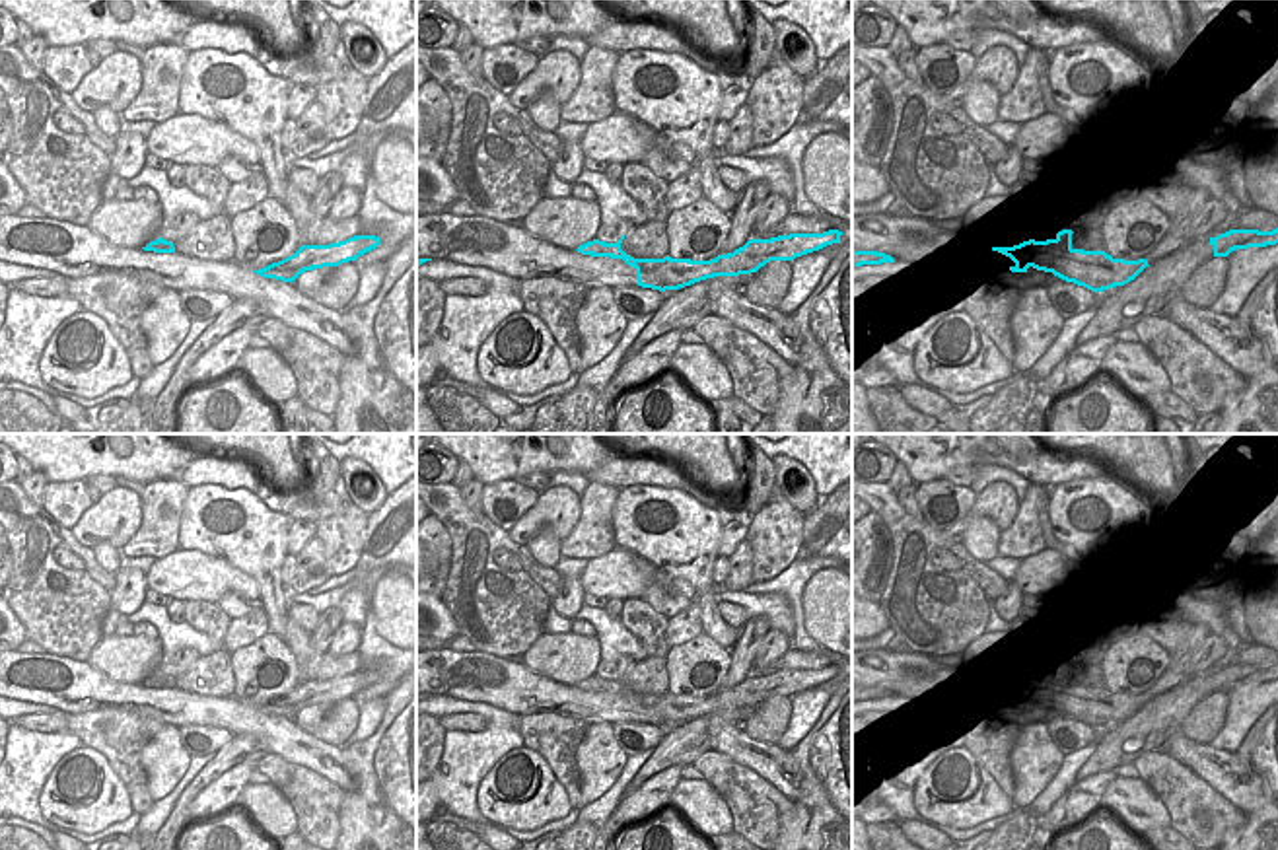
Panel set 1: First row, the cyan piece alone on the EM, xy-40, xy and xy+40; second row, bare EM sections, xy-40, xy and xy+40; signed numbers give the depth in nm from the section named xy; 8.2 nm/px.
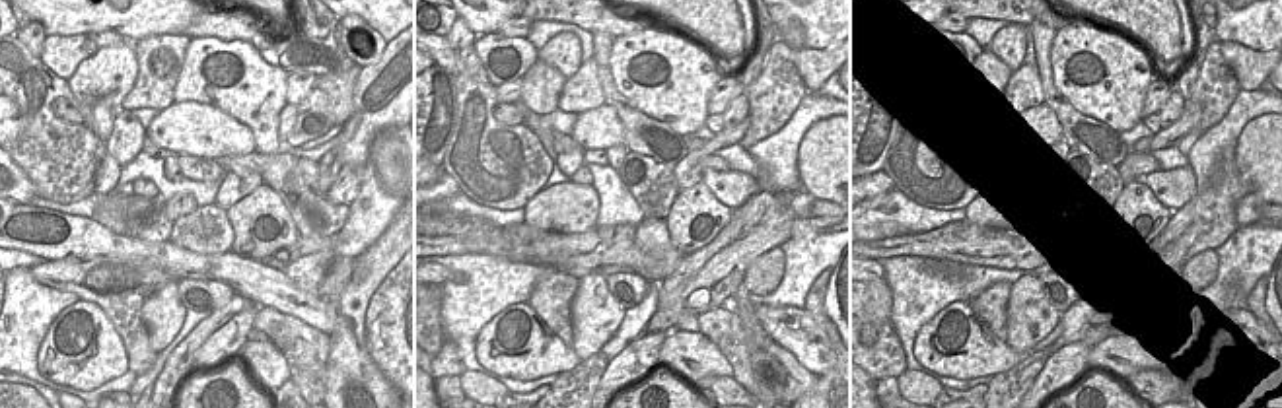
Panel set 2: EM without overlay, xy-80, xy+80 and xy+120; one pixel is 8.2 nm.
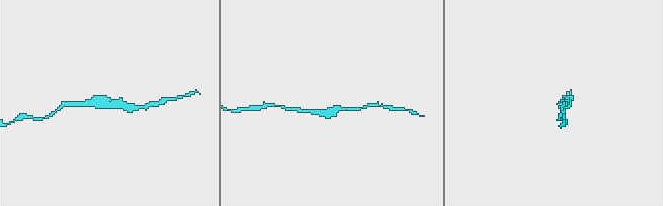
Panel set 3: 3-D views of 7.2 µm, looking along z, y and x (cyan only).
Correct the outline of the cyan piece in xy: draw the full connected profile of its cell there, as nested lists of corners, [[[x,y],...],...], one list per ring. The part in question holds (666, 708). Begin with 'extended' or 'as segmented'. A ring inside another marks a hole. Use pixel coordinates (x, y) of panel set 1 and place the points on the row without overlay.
as segmented; [[[842,667],[790,669],[770,675],[749,675],[743,683],[710,696],[691,694],[634,694],[621,685],[624,671],[617,679],[599,675],[580,681],[576,687],[591,692],[622,694],[636,704],[638,722],[652,726],[679,726],[714,712],[739,712],[757,708],[770,696],[794,696],[796,692],[840,679]]]

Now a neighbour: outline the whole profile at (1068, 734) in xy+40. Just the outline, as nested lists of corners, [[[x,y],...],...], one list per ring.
[[[1074,718],[1047,722],[1048,735],[1062,755],[1070,755],[1099,739],[1099,729]]]

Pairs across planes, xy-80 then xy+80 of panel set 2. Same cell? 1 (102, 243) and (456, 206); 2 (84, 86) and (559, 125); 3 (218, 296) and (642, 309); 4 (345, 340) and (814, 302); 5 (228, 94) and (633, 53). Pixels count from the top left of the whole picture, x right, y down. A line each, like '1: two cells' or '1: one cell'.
1: two cells
2: two cells
3: two cells
4: one cell
5: one cell

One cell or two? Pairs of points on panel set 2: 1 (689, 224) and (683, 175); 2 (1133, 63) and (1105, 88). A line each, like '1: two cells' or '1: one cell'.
1: two cells
2: one cell

